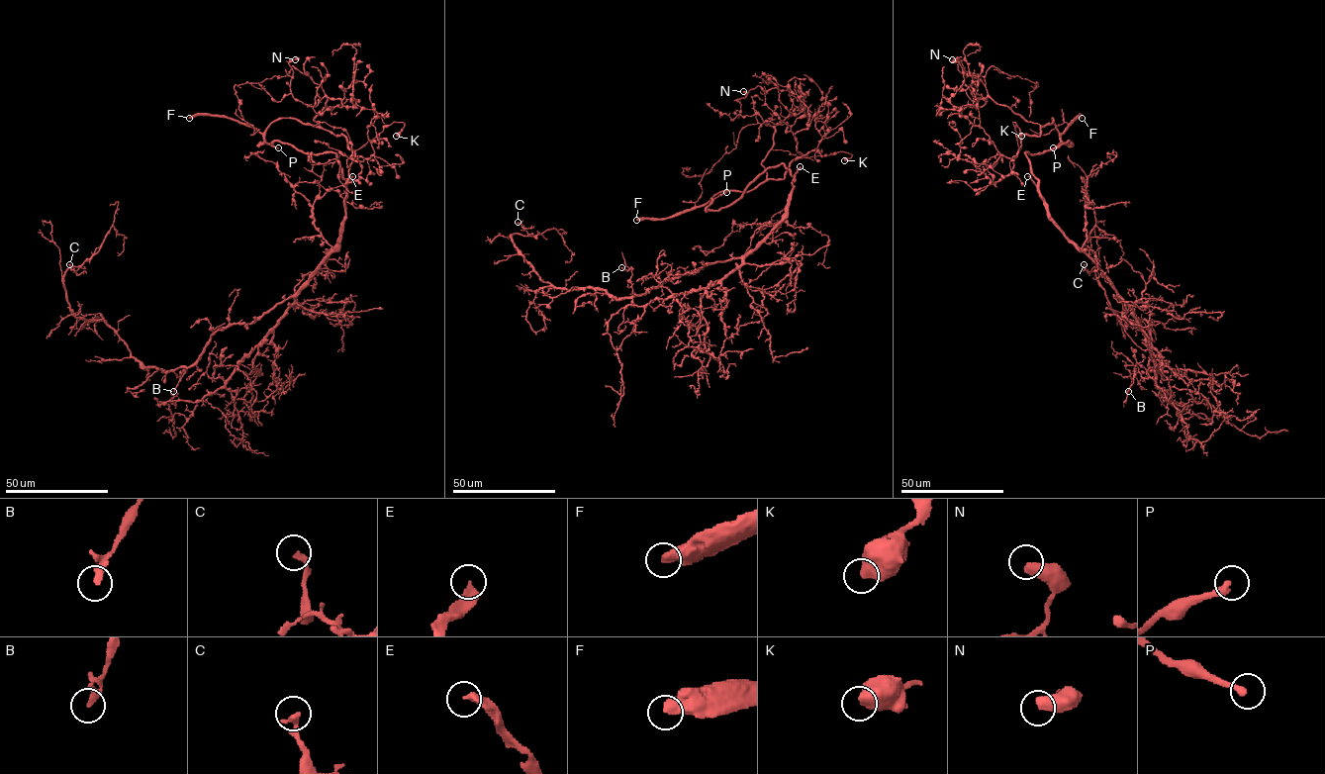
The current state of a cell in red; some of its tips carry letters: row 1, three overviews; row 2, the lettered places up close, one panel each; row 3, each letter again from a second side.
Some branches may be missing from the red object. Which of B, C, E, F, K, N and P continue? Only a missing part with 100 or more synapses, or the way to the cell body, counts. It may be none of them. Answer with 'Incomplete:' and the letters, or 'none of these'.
Incomplete: E, F, P

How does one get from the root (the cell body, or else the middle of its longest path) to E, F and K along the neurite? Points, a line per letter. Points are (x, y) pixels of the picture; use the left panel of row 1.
E: (333, 249), (344, 216), (346, 185), (352, 176)
F: (333, 249), (346, 196), (334, 153), (305, 153), (278, 141), (258, 145), (263, 136), (235, 120), (189, 118)
K: (333, 249), (346, 196), (336, 155), (258, 145), (266, 128), (298, 119), (353, 150), (403, 122), (396, 136)

